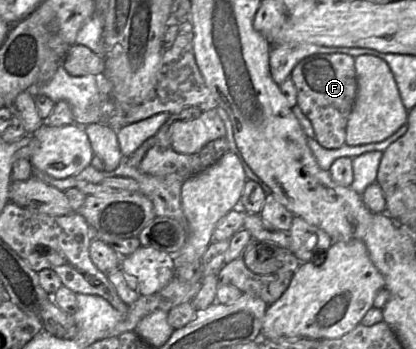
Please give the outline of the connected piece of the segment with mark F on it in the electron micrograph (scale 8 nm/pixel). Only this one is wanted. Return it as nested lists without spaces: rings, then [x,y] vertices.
[[[343,53],[313,54],[294,67],[290,78],[297,91],[297,106],[311,122],[317,142],[326,149],[342,147],[358,91],[355,58]]]

